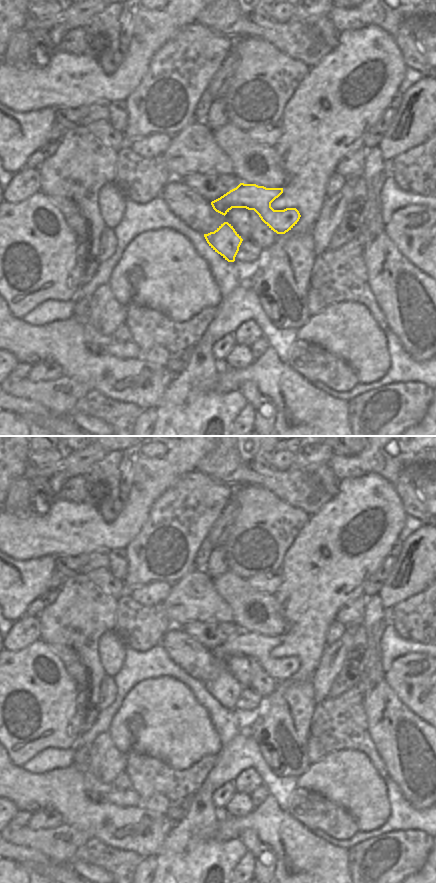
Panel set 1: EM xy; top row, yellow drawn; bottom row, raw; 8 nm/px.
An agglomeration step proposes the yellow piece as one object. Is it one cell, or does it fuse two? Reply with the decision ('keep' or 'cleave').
keep

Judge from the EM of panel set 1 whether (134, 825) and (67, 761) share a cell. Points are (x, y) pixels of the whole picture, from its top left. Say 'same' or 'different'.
different

